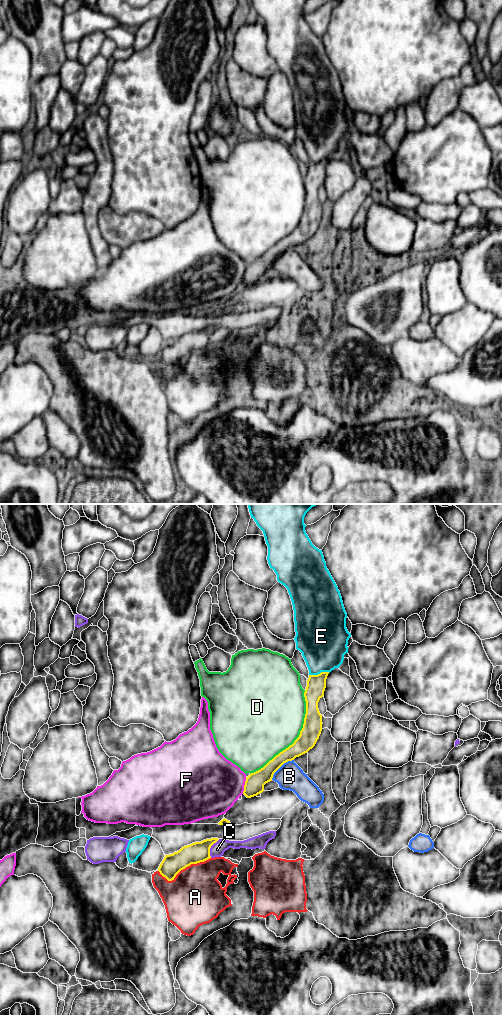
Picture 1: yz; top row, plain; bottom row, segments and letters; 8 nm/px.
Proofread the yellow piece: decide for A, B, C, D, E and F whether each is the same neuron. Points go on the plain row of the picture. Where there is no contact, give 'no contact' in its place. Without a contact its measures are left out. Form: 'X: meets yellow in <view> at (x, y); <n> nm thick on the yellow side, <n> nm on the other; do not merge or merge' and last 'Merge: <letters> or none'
A: meets yellow in yz at (184, 356); 170 nm thick on the yellow side, 460 nm on the other; do not merge
B: meets yellow in yz at (280, 254); 150 nm thick on the yellow side, 220 nm on the other; merge
C: meets yellow in yz at (210, 335); 170 nm thick on the yellow side, 110 nm on the other; do not merge
D: meets yellow in yz at (297, 226); 160 nm thick on the yellow side, 480 nm on the other; do not merge
E: meets yellow in yz at (320, 161); 160 nm thick on the yellow side, 380 nm on the other; do not merge
F: meets yellow in yz at (244, 273); 160 nm thick on the yellow side, 460 nm on the other; do not merge
Merge: B

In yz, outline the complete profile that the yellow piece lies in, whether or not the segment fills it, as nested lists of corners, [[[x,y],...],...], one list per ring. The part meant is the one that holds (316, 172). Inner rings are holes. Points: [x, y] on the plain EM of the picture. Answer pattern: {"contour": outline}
{"contour": [[[329,160],[309,163],[304,180],[306,202],[299,225],[292,233],[276,243],[263,256],[246,265],[243,282],[247,286],[257,284],[264,279],[264,273],[272,269],[274,261],[286,250],[294,248],[312,237],[322,219],[322,203],[318,190],[324,184],[326,167]]]}

